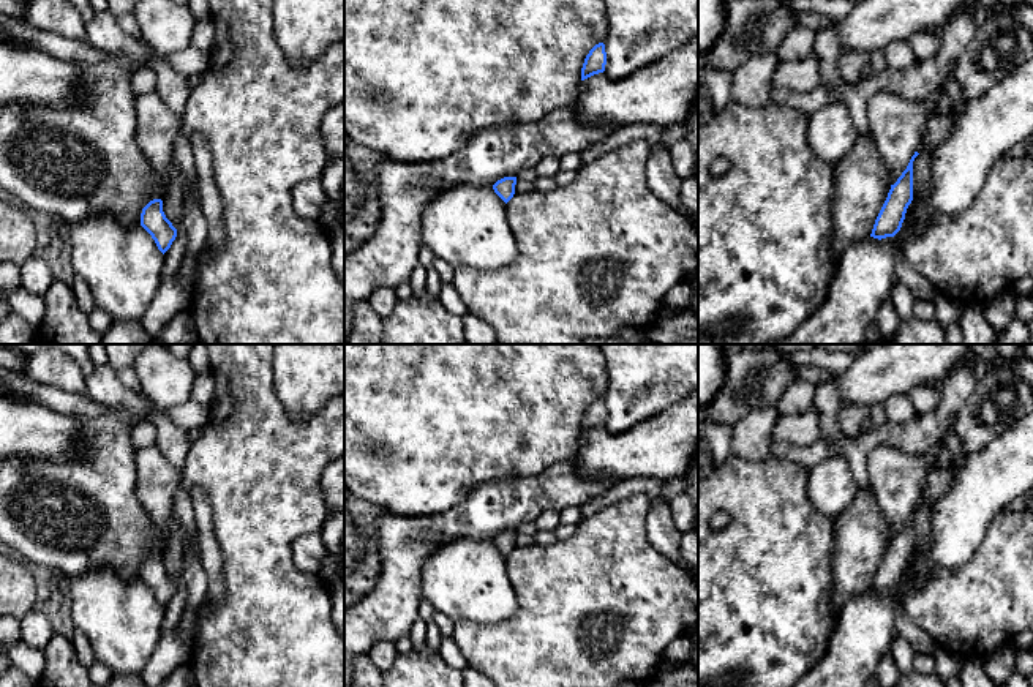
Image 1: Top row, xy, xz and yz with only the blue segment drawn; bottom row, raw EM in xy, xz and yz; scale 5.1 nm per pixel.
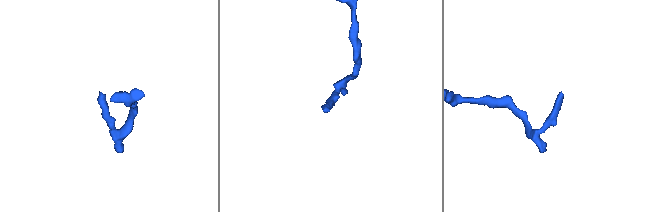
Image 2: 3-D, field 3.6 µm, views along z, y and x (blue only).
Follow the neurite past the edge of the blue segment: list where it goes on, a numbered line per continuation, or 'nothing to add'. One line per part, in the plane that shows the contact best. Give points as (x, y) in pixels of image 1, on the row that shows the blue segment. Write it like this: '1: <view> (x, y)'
nothing to add

